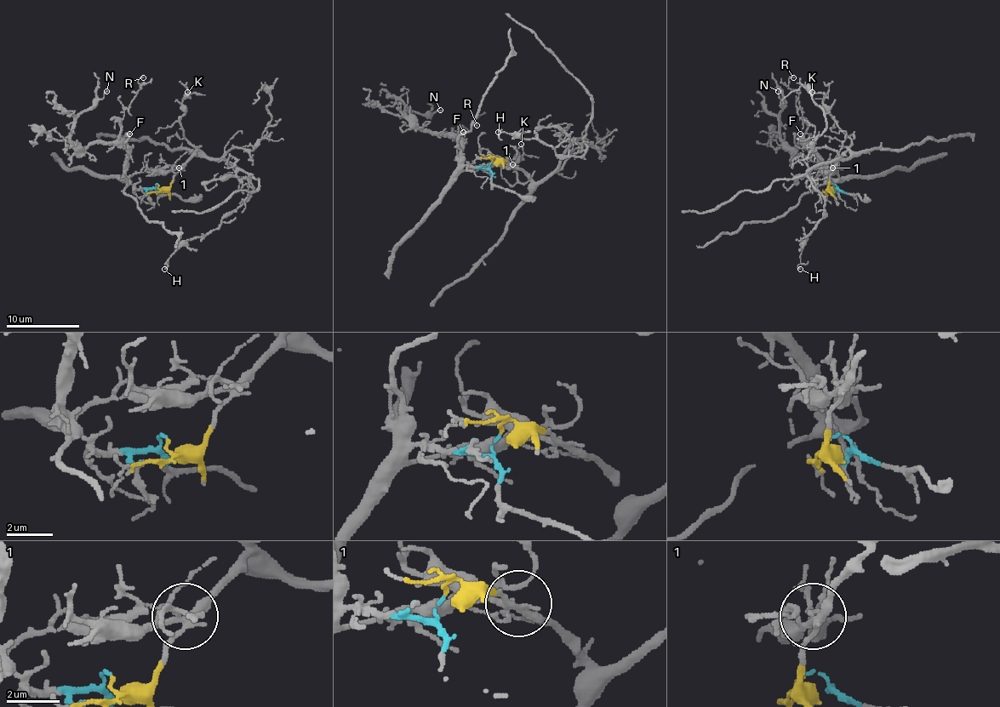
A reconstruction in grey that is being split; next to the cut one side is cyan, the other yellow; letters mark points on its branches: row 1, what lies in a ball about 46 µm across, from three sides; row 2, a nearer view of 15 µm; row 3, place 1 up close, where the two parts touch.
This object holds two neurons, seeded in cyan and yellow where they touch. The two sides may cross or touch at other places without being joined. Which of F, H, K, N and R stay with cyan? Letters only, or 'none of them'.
F, N, R

